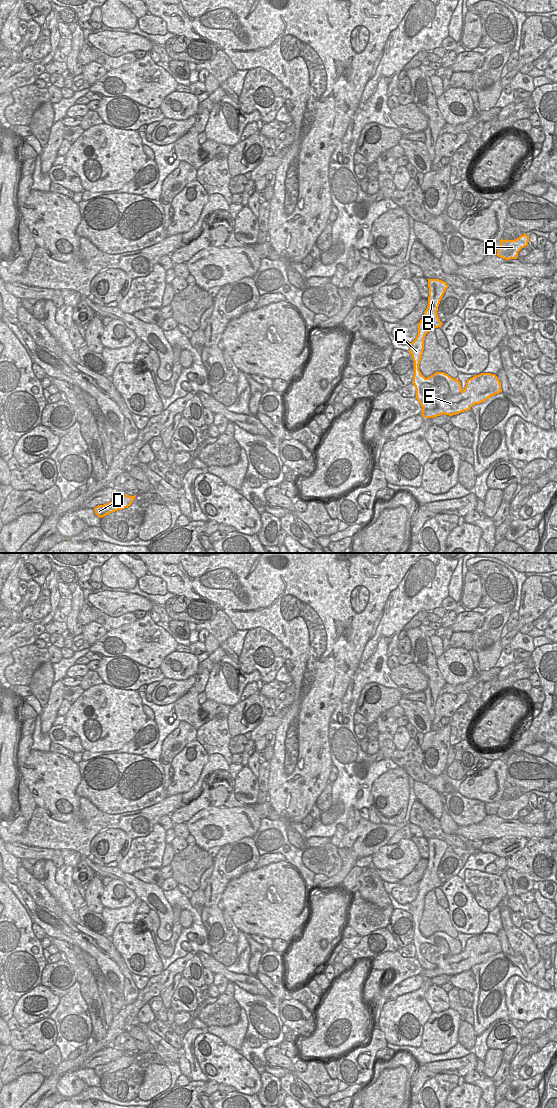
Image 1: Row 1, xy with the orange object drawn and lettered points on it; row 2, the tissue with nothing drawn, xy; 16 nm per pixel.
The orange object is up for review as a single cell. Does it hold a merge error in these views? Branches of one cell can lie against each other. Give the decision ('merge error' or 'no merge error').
merge error

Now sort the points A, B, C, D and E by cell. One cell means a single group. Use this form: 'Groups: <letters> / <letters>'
Groups: A B C / D E

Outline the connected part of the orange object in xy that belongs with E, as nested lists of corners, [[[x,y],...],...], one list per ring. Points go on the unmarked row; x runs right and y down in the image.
[[[481,933],[468,939],[465,949],[460,954],[442,954],[437,968],[422,969],[421,975],[424,978],[434,978],[443,974],[453,976],[470,970],[473,965],[480,964],[500,952],[502,949],[498,937],[491,933]]]

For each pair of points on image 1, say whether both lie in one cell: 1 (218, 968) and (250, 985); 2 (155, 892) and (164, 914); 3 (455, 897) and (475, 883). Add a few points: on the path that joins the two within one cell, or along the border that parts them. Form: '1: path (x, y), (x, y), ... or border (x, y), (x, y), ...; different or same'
1: path (226, 974), (242, 981); same
2: path (159, 898), (161, 909); same
3: border (463, 880), (475, 901), (481, 907); different

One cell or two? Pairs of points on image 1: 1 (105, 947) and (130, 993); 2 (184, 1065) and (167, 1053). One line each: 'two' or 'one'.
1: one
2: two

